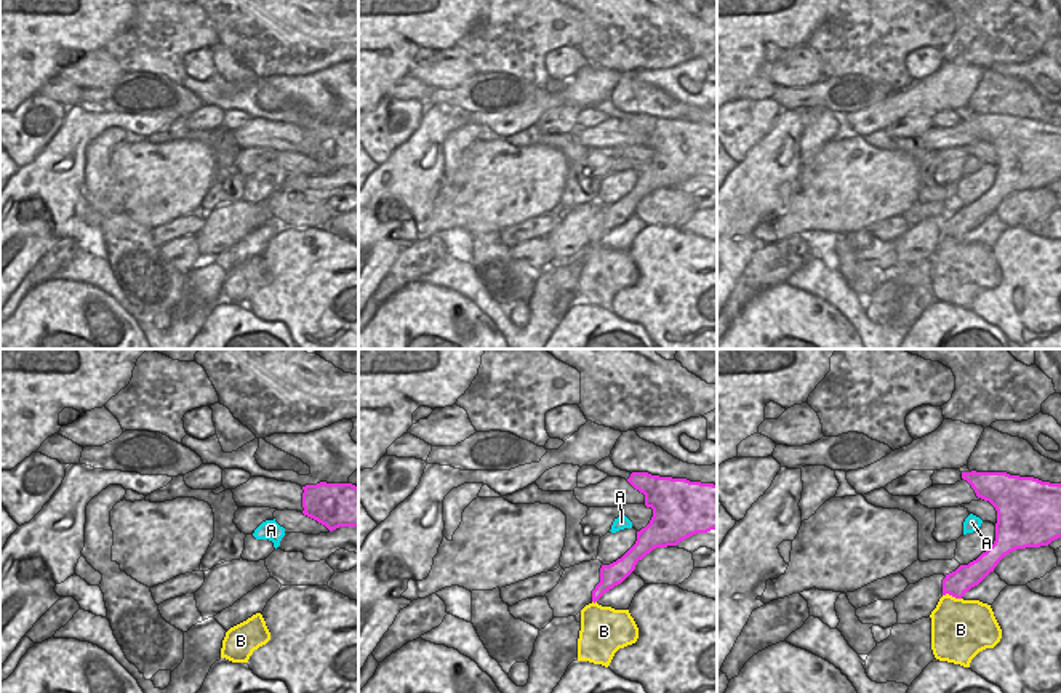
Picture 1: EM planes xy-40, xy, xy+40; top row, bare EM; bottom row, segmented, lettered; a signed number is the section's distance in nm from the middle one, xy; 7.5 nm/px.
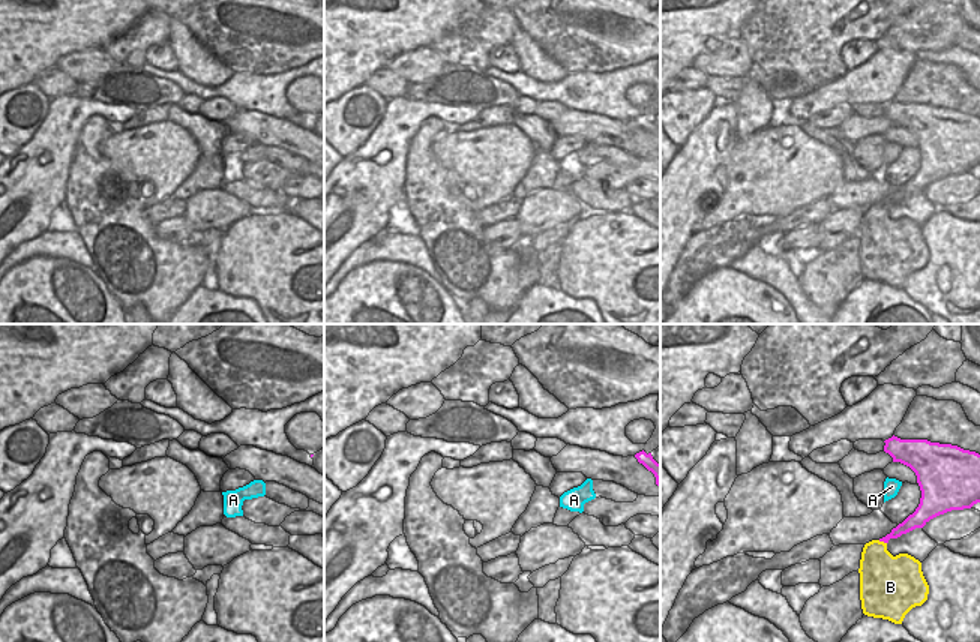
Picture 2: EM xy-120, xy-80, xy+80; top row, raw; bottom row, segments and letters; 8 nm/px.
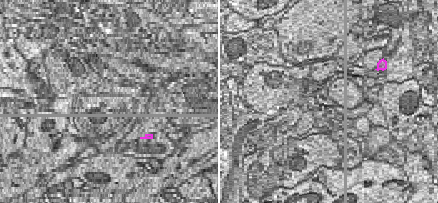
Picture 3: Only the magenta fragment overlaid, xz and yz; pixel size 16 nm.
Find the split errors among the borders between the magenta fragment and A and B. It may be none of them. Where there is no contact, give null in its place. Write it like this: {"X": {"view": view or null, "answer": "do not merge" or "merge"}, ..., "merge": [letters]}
{"A": {"view": null, "answer": "do not merge"}, "B": {"view": "xy+40", "answer": "merge"}, "merge": ["B"]}

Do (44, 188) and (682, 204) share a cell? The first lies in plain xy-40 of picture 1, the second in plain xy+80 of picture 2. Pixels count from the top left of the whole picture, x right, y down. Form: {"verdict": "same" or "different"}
{"verdict": "same"}

